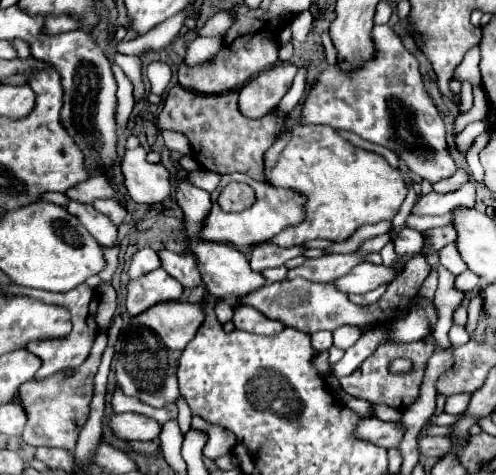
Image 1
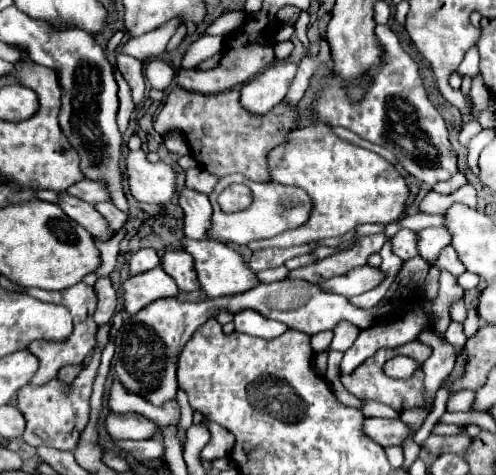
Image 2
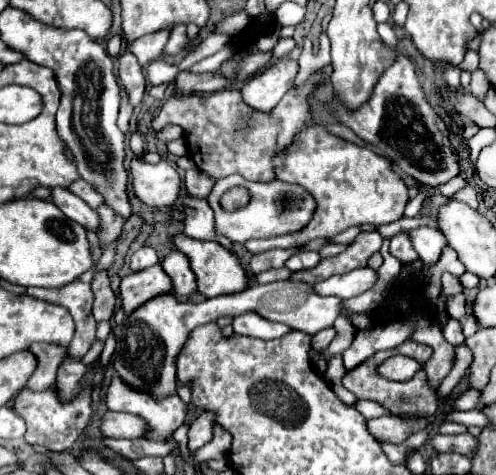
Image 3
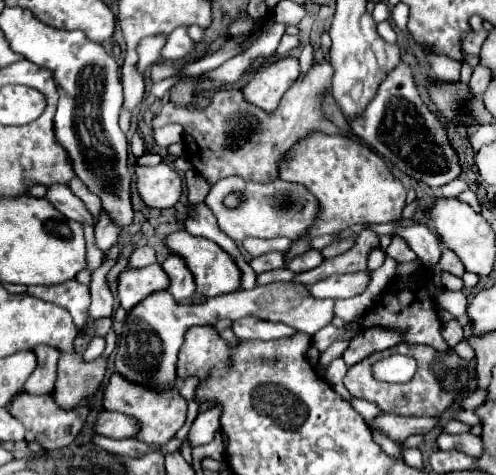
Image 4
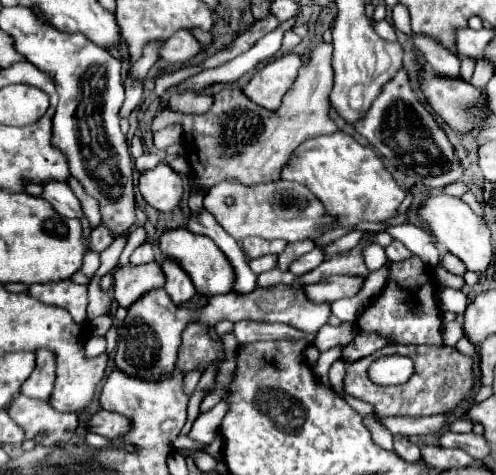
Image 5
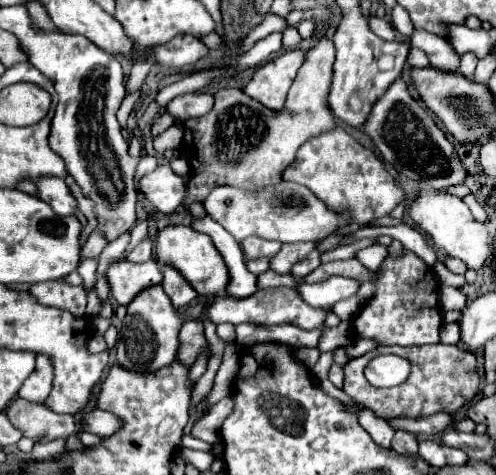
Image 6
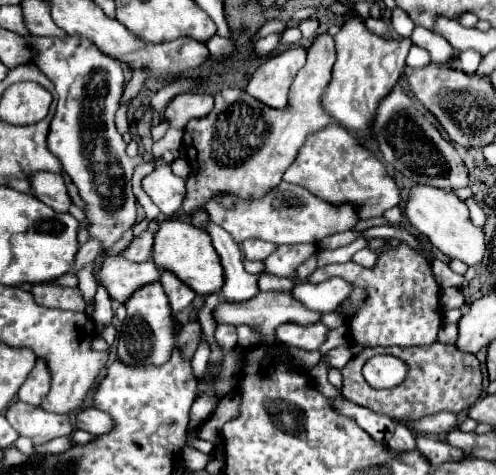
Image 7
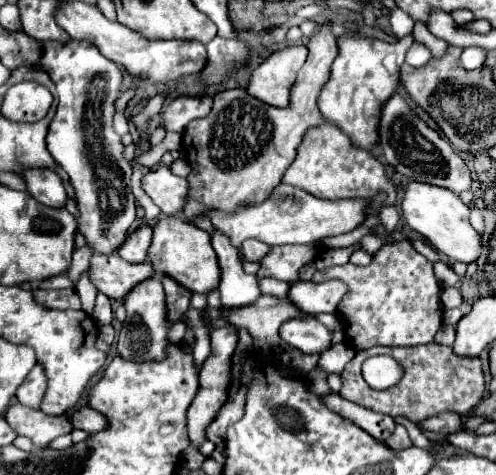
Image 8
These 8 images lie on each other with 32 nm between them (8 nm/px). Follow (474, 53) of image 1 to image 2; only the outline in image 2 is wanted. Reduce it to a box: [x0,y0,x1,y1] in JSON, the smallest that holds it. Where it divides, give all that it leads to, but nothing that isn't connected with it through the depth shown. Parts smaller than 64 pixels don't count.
[458,50,478,76]

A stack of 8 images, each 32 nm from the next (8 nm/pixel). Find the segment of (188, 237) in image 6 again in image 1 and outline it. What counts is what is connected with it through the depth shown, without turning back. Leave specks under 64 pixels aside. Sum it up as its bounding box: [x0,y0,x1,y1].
[188,240,266,300]

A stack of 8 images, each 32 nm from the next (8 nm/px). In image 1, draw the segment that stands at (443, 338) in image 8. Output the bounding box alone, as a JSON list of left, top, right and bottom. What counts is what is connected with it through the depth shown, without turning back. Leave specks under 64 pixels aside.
[448,324,470,348]

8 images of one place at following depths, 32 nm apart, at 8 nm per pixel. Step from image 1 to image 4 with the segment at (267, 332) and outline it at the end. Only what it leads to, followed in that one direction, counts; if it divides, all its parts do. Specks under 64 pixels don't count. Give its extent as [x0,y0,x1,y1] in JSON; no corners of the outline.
[232,316,298,340]

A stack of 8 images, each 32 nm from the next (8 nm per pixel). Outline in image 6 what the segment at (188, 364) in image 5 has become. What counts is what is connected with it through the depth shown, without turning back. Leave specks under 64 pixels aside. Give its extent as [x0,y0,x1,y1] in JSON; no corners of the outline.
[178,320,208,366]

